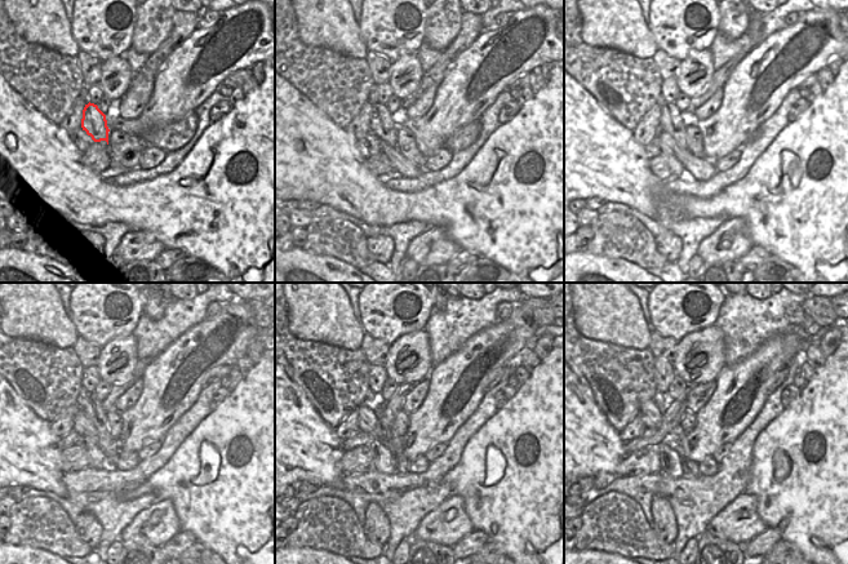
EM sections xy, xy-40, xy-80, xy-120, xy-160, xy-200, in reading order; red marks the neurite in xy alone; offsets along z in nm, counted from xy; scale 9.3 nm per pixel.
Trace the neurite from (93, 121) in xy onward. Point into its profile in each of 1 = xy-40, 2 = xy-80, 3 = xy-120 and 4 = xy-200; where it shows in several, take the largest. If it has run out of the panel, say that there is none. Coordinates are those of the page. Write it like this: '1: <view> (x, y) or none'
1: xy-40 (382, 124)
2: xy-80 (671, 120)
3: xy-120 (93, 409)
4: xy-200 (691, 469)

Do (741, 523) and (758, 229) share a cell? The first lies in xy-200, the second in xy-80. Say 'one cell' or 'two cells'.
two cells

